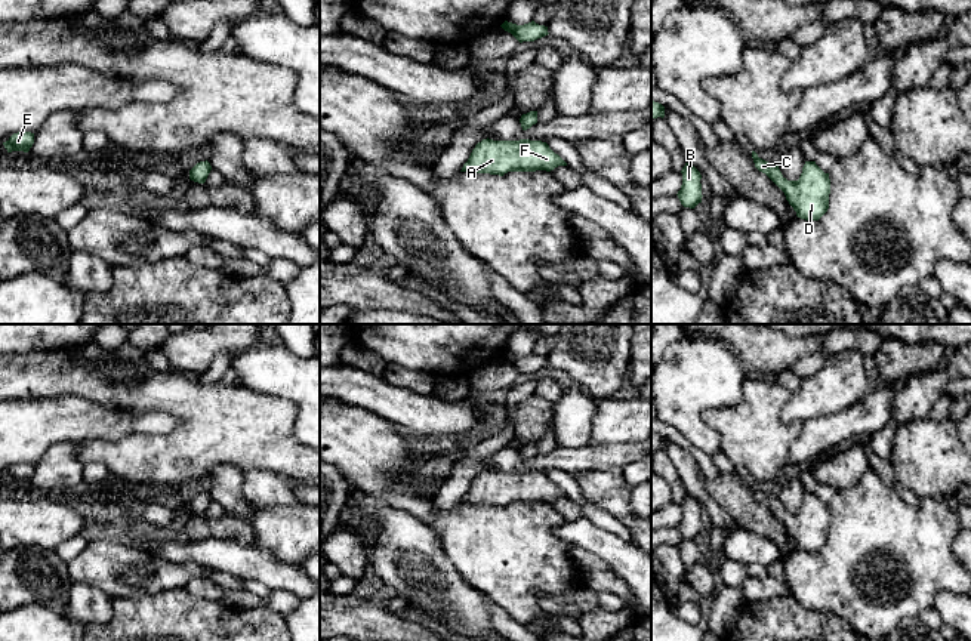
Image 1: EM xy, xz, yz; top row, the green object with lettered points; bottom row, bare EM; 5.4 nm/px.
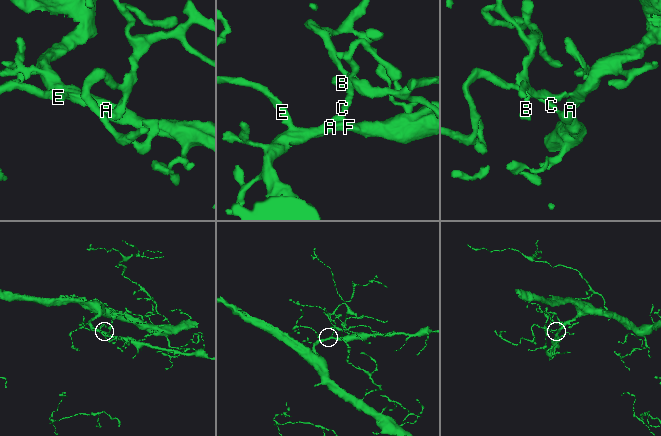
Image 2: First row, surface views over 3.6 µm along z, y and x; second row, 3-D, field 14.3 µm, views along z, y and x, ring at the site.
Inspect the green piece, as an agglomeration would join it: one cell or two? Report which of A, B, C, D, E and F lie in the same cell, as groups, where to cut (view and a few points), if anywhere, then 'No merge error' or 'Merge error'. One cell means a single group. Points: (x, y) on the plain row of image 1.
Groups: A B C D E F. No split. No merge error

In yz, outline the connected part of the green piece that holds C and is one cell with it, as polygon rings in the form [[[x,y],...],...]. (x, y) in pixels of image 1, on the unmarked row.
[[[752,483],[755,499],[765,505],[786,527],[786,531],[805,552],[819,552],[829,540],[830,511],[816,493],[805,493],[798,512],[787,512],[779,496],[768,494]]]

